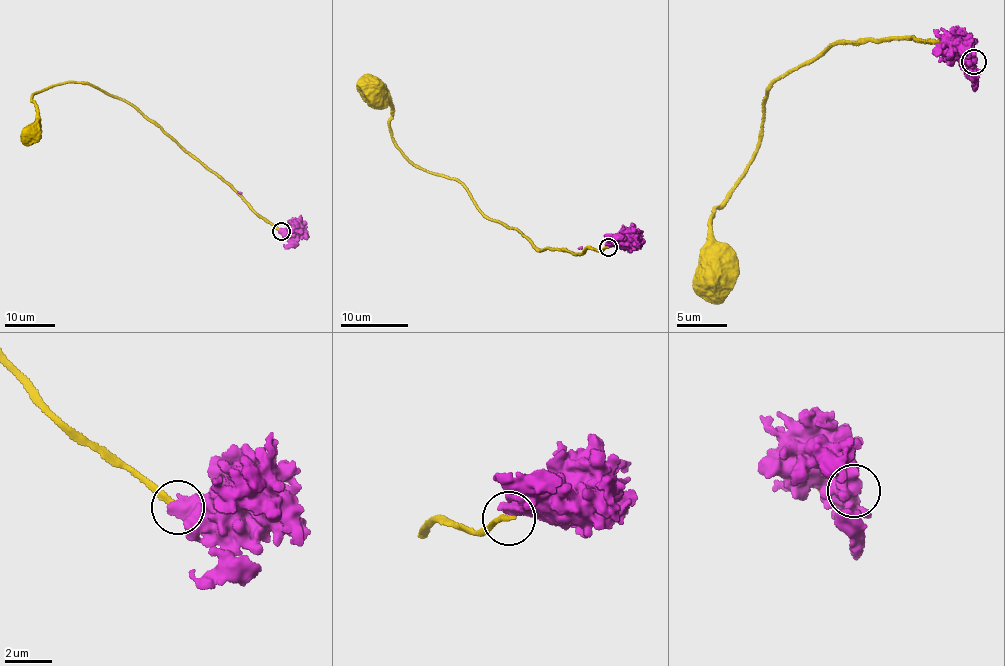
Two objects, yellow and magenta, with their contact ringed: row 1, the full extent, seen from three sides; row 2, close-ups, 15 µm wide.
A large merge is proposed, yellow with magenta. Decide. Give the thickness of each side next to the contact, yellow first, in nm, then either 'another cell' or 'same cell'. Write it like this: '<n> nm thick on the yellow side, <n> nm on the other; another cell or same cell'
240 nm thick on the yellow side, 700 nm on the other; another cell

